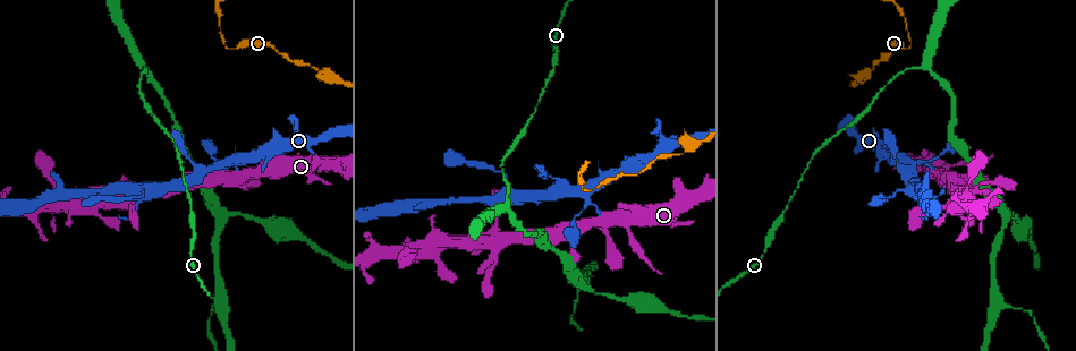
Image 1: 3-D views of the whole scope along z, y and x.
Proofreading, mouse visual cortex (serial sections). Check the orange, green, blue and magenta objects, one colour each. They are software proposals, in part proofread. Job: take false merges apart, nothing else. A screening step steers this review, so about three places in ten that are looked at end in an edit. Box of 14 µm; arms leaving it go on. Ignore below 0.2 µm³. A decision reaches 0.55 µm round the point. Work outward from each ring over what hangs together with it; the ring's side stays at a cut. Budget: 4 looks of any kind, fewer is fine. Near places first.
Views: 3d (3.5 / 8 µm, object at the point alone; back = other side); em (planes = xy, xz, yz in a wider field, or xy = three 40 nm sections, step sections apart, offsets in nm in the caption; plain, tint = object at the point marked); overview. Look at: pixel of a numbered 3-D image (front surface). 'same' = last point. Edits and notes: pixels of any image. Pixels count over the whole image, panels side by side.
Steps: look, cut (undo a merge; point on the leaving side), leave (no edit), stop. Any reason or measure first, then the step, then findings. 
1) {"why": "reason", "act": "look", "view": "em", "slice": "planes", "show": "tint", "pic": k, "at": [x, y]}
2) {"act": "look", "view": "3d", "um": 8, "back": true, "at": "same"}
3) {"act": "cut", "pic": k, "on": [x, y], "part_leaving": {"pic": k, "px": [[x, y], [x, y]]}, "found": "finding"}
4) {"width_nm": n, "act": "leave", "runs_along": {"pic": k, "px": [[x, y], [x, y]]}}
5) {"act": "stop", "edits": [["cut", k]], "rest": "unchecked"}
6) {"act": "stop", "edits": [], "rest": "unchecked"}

{"why": "abrupt turn", "act": "look", "view": "3d", "um": 3.5, "pic": 1, "at": [909, 49]}

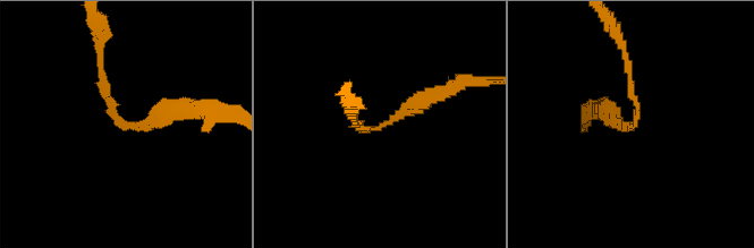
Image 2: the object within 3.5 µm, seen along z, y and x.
{"arm_widths_nm": [100, 250], "why": "shape alone is not enough", "act": "look", "view": "em", "slice": "xy", "step": 3, "show": "tint", "pic": 2, "at": [635, 122]}

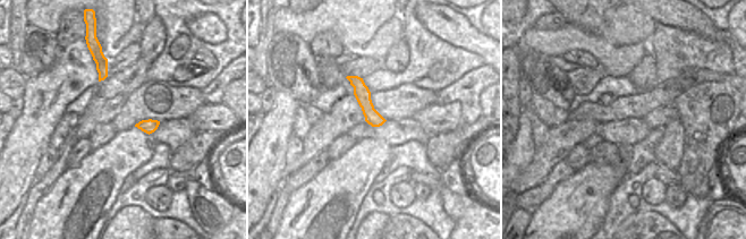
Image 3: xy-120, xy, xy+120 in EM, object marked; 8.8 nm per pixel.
{"act": "leave", "runs_along": {"pic": 2, "px": [[188, 105], [143, 127], [118, 124], [101, 60]]}, "found": "one cell here"}

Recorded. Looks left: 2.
{"act": "look", "view": "3d", "um": 8, "pic": 1, "at": [419, 253]}

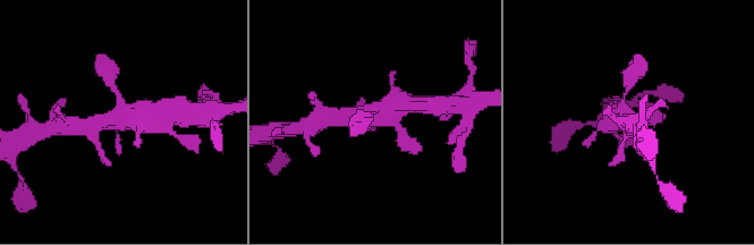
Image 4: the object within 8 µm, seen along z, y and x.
{"act": "look", "view": "em", "slice": "planes", "show": "tint", "pic": 4, "at": [374, 118]}

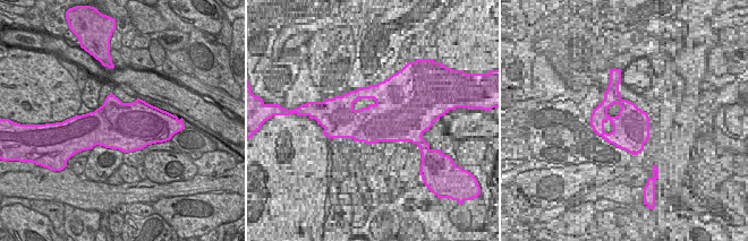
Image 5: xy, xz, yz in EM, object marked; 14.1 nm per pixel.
{"act": "leave", "runs_along": {"pic": 4, "px": [[404, 103], [376, 120], [342, 118]]}, "found": "all the same cell"}

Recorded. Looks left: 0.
{"act": "stop", "edits": [], "rest": "unchecked"}

